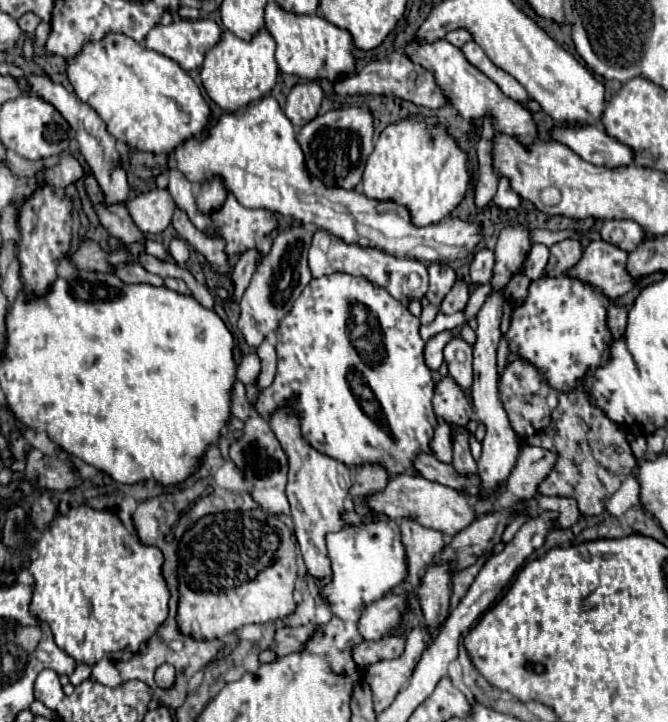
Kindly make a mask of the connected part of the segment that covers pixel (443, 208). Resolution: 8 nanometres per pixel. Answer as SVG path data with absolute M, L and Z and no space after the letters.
M408 119L396 125L388 125L368 157L362 193L374 201L394 201L408 209L412 225L426 227L436 225L448 217L464 199L468 189L466 153L456 139L446 133L446 127L426 125L420 119Z

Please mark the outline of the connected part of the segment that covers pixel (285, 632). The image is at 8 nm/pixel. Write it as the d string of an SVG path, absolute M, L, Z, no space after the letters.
M312 625L298 627L298 629L278 629L276 631L276 653L290 655L290 653L300 653L304 651L304 645L316 635L316 629Z

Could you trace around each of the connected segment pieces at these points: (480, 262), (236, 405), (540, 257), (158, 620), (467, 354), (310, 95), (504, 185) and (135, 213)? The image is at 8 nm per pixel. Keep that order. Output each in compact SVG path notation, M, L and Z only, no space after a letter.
M480 249L470 263L470 279L476 285L490 283L494 275L494 253L490 249Z
M236 380L232 387L232 415L243 422L249 418L251 403L246 399L245 386L241 381Z
M534 243L530 249L530 255L524 263L524 273L528 275L528 279L538 279L540 275L544 275L546 263L548 263L548 247Z
M126 497L116 514L80 505L70 509L68 517L58 515L42 539L36 541L38 557L28 567L36 579L30 611L50 625L56 645L80 663L94 665L102 657L118 661L122 659L122 651L130 655L138 653L168 617L170 589L162 575L164 555L158 547L140 543L132 521L136 505L132 497Z
M454 337L444 349L444 361L448 365L448 371L458 381L458 385L462 385L462 389L472 387L472 381L474 381L472 359L474 359L472 347L458 337Z
M312 81L308 85L296 85L288 95L284 113L294 127L304 127L314 117L318 117L322 97L324 97L324 91L318 81Z
M500 179L498 191L492 201L502 209L516 209L520 205L520 197L510 189L510 183L506 179Z
M150 189L128 201L132 221L150 235L160 235L172 221L174 201L166 189Z

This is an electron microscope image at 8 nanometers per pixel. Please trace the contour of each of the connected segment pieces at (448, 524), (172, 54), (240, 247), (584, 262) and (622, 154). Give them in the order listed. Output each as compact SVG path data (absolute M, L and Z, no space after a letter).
M404 473L402 477L390 477L388 487L382 493L372 495L368 499L368 505L378 513L388 515L396 523L400 523L402 519L412 519L424 527L442 531L448 537L454 537L476 519L476 509L470 505L468 497L464 497L456 489L450 489L436 481L428 481L424 477L414 477L408 473Z
M180 19L180 21L172 21L170 25L156 25L144 39L144 45L152 51L158 51L170 59L174 59L184 71L192 71L198 69L204 61L204 55L218 43L222 33L222 27L212 21L212 19Z
M232 193L218 213L212 213L212 223L226 239L226 253L236 255L246 249L270 249L270 233L276 229L276 219L266 209L246 209Z
M598 239L586 245L582 259L568 273L590 281L590 285L602 289L614 301L632 291L638 283L638 279L626 271L626 261L628 253L624 249Z
M562 125L552 129L552 139L564 143L584 161L594 165L618 167L632 163L632 149L608 137L596 125Z

